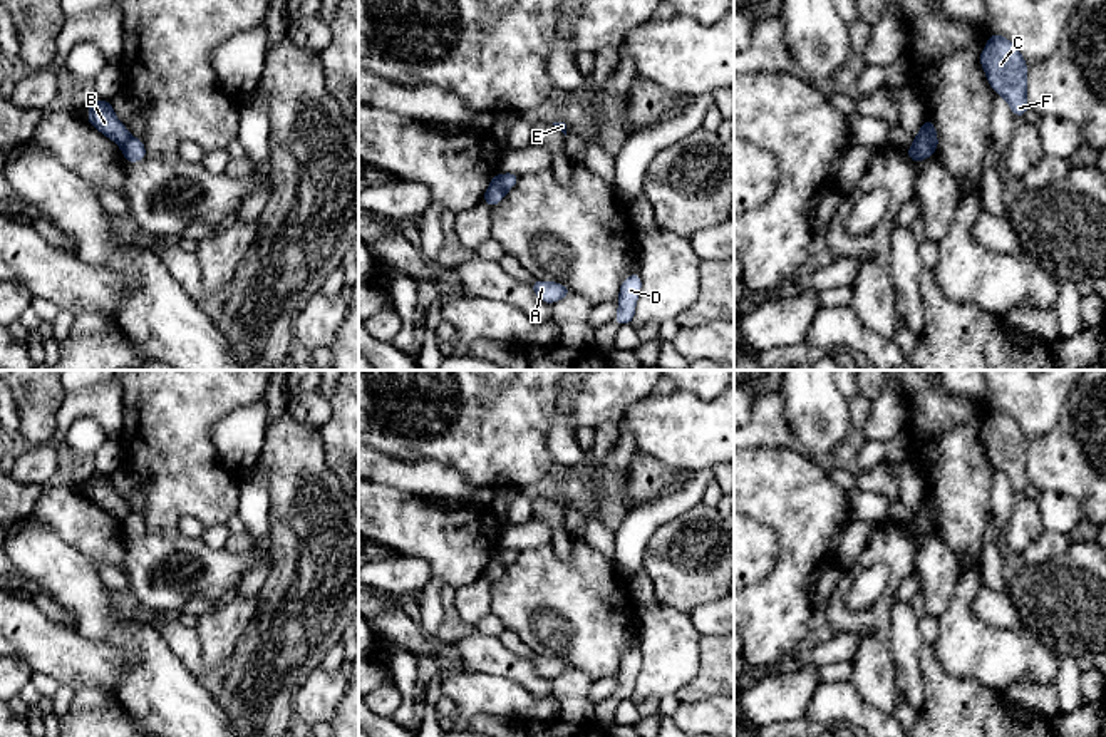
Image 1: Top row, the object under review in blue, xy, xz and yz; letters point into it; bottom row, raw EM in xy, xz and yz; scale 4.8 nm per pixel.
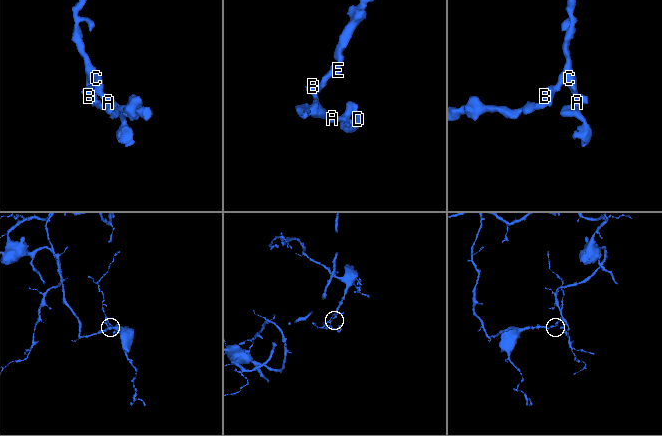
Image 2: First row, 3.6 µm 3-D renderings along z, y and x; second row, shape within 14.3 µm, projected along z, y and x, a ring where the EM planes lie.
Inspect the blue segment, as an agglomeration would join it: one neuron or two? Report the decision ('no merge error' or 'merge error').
merge error

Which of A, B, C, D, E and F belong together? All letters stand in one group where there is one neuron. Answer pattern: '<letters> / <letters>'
A B C D F / E

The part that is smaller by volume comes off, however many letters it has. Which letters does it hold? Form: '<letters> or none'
A, B, C, D, F

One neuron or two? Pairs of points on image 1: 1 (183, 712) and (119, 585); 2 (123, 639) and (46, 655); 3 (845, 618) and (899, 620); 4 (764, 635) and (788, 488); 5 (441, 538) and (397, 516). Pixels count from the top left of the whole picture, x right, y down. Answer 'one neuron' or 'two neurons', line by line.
1: two neurons
2: two neurons
3: two neurons
4: one neuron
5: one neuron

